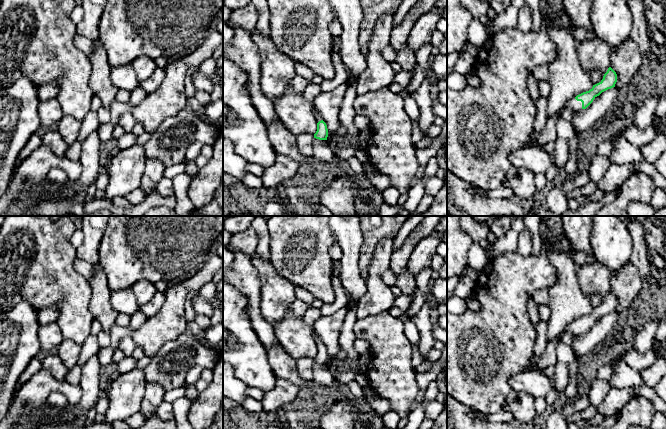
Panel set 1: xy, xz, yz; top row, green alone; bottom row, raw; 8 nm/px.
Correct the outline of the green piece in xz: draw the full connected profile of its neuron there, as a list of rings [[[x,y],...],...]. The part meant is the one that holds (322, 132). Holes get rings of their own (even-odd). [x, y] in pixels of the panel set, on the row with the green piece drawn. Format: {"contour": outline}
{"contour": [[[315,108],[314,116],[317,120],[317,131],[314,134],[314,138],[319,140],[327,140],[328,137],[328,129],[326,123],[323,121],[320,112]]]}

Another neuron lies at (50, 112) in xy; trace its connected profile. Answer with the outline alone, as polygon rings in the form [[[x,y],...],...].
[[[56,98],[40,102],[38,113],[41,121],[41,131],[56,128],[63,116],[62,108]]]

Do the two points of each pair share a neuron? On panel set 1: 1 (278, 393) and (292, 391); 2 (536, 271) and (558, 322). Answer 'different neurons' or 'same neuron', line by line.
1: same neuron
2: different neurons

